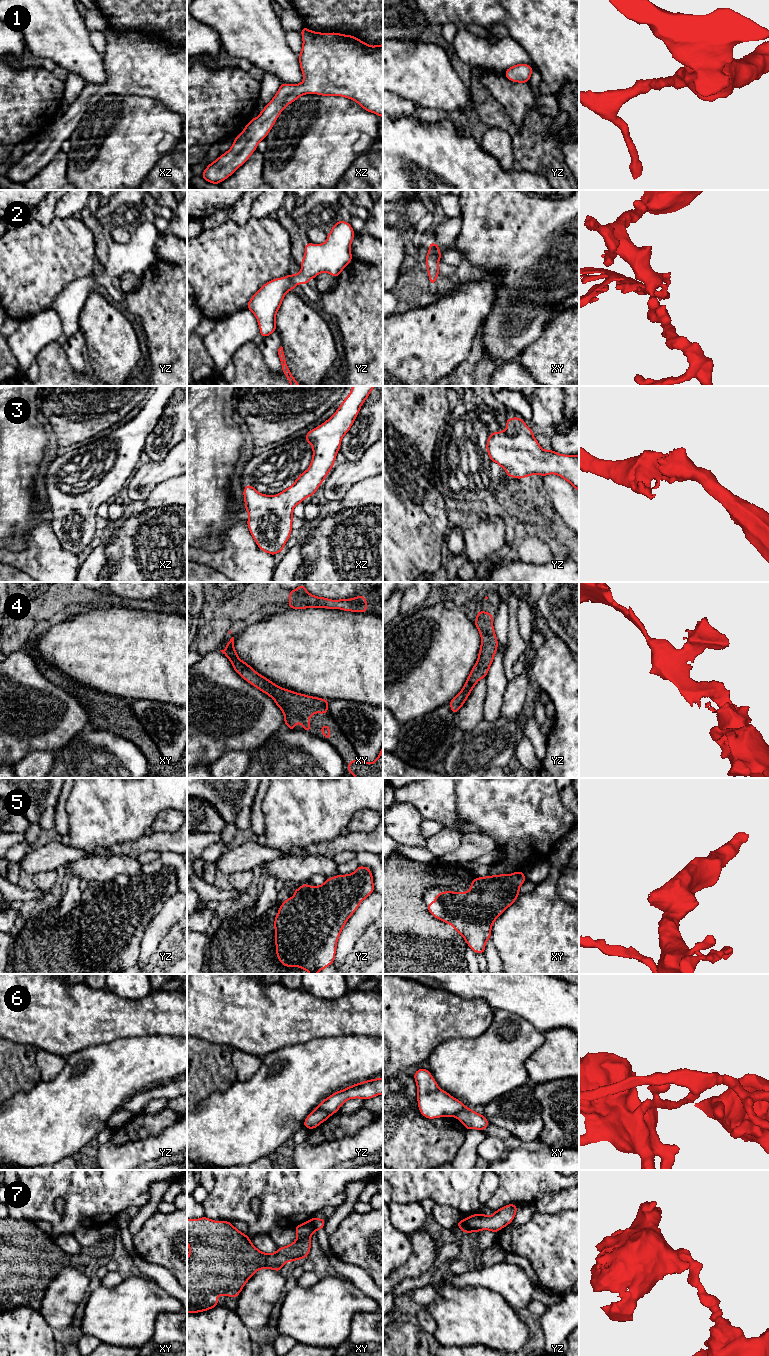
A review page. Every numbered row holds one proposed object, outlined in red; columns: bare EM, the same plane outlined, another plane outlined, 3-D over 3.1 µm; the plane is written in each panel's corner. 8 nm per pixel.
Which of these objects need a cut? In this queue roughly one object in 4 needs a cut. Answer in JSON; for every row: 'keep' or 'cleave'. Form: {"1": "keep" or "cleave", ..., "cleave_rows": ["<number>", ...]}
{"1": "keep", "2": "keep", "3": "keep", "4": "keep", "5": "keep", "6": "cleave", "7": "cleave", "cleave_rows": ["6", "7"]}

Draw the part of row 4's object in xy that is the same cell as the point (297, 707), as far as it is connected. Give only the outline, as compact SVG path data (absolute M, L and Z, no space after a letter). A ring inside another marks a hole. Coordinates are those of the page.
M234 637L225 642L227 647L220 650L231 661L234 670L248 683L270 696L284 713L284 723L289 730L295 730L297 722L305 731L311 732L309 717L316 712L328 713L329 700L293 692L279 687L268 678L257 673L250 665L239 659L234 649Z

